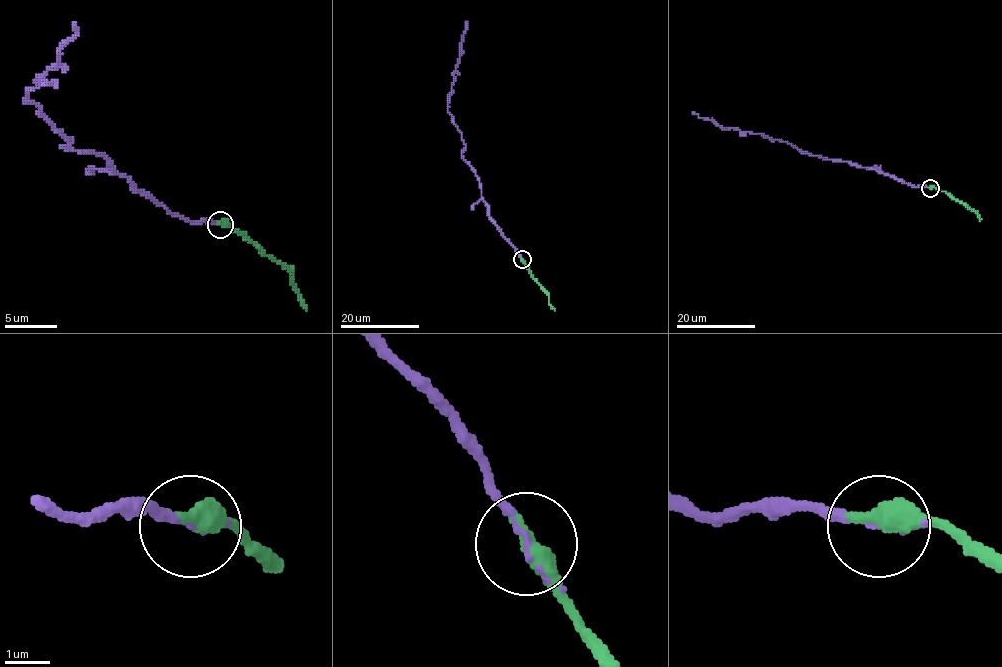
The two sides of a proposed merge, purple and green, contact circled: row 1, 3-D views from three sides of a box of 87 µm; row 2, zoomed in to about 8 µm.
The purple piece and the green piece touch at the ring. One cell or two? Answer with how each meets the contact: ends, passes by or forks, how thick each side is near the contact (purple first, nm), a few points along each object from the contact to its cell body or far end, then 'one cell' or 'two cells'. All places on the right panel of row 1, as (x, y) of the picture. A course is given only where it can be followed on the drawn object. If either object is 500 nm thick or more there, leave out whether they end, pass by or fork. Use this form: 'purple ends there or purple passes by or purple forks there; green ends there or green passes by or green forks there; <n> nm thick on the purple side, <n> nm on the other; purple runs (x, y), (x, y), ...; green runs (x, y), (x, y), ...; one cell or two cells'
90 nm thick on the purple side, 500 nm on the other; purple runs (930, 188), (911, 187), (868, 168), (803, 153), (782, 140), (720, 127), (693, 111); green runs (930, 188), (961, 201), (974, 210), (980, 220); one cell

